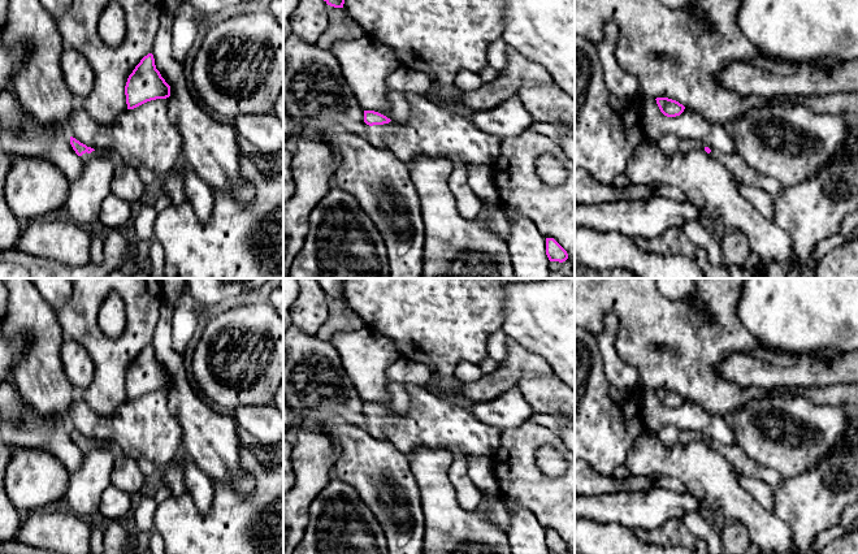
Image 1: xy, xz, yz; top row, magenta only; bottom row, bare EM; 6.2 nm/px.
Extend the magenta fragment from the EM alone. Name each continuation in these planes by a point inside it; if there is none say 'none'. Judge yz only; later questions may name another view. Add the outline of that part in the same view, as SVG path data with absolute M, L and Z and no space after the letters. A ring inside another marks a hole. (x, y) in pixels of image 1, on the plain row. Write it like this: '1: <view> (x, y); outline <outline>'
1: yz (742, 464); outline M711 441L710 447L723 455L741 476L758 479L772 488L780 485L784 480L777 471L766 468L750 459L737 443L723 445L718 441Z

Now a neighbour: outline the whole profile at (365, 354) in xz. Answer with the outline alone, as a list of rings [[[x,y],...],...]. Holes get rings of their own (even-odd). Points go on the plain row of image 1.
[[[368,326],[355,332],[337,330],[330,342],[360,398],[390,410],[385,371],[403,358],[394,342]]]

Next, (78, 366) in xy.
[[[64,338],[60,355],[65,375],[78,393],[87,389],[95,373],[95,364],[87,350],[78,342]]]

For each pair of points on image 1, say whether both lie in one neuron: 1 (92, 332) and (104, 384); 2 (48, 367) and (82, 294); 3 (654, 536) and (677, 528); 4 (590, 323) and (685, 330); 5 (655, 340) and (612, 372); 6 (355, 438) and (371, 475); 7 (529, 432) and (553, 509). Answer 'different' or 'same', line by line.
1: same
2: different
3: same
4: same
5: different
6: same
7: same

